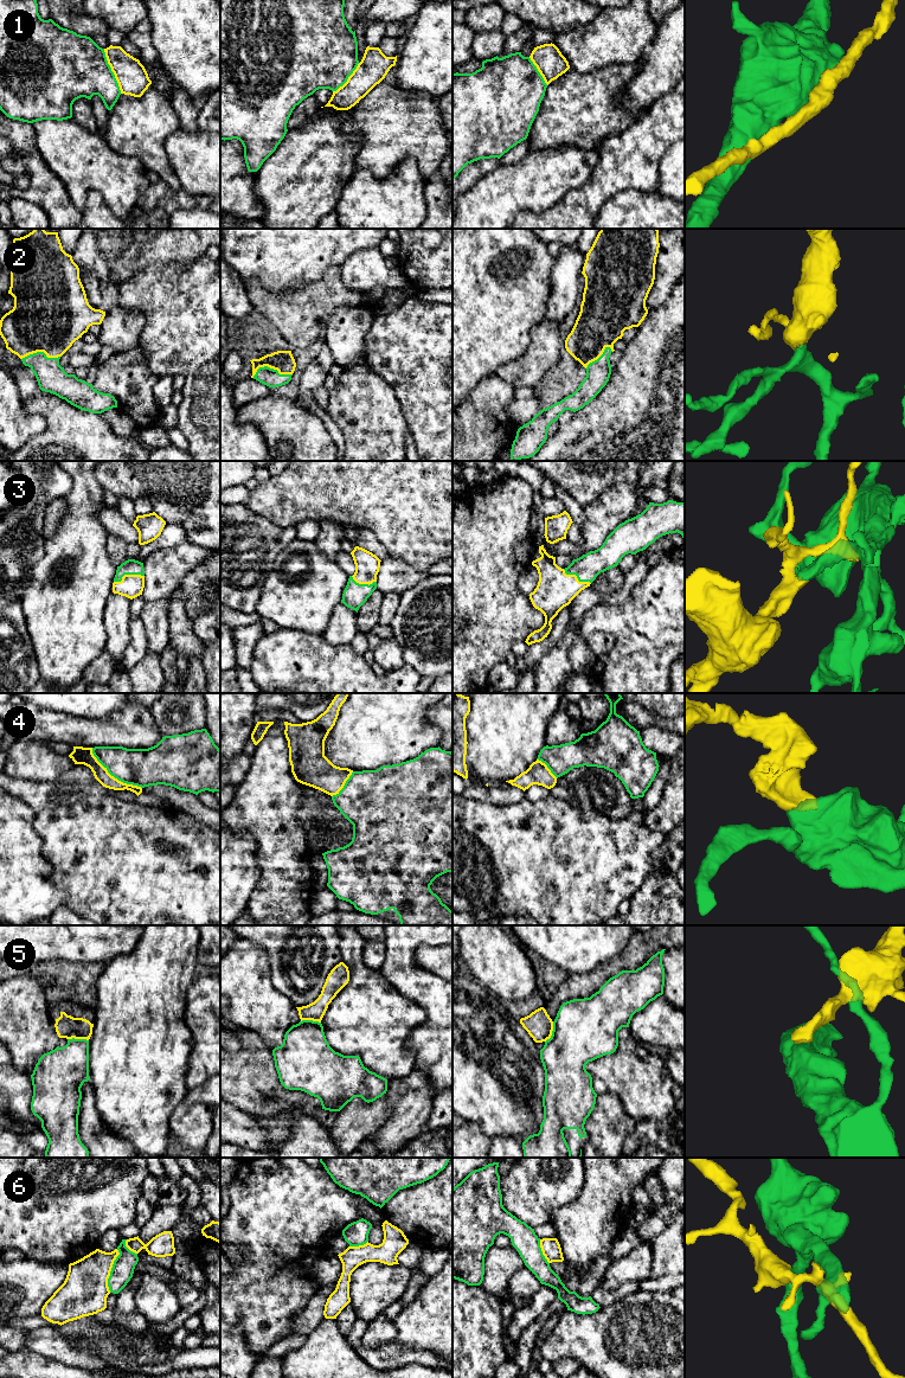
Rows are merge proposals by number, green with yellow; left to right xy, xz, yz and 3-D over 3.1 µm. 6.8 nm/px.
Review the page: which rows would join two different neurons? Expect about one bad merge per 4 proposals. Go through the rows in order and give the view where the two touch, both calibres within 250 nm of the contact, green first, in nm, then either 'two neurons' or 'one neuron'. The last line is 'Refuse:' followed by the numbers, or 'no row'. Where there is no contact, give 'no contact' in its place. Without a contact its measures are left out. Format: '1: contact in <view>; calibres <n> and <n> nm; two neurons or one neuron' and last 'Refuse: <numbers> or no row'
1: contact in xy; calibres 420 and 220 nm; one neuron
2: contact in xz; calibres 120 and 150 nm; one neuron
3: contact in xy; calibres 110 and 160 nm; one neuron
4: contact in xy; calibres 260 and 110 nm; two neurons
5: contact in yz; calibres 420 and 180 nm; two neurons
6: contact in xy; calibres 150 and 320 nm; two neurons
Refuse: 4, 5, 6

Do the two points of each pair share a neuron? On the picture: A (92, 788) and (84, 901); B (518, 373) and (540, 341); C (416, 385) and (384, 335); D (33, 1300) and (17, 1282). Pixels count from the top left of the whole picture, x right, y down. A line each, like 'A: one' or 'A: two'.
A: two
B: one
C: one
D: one

